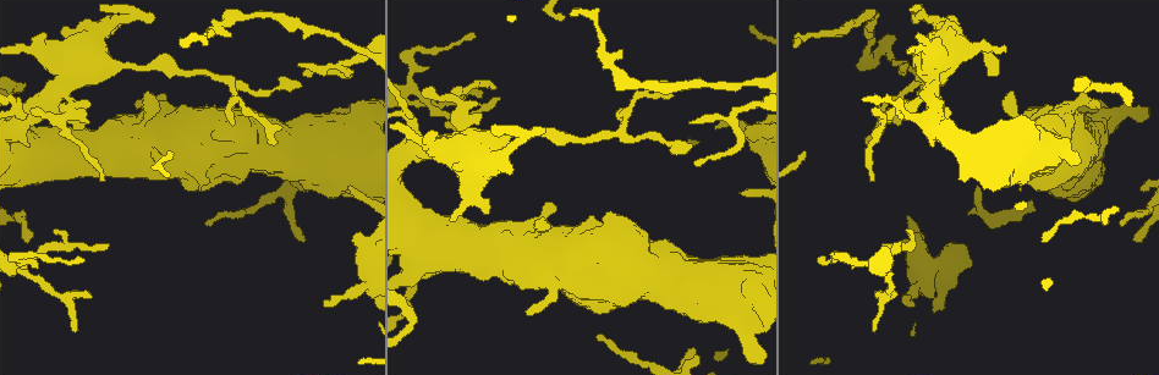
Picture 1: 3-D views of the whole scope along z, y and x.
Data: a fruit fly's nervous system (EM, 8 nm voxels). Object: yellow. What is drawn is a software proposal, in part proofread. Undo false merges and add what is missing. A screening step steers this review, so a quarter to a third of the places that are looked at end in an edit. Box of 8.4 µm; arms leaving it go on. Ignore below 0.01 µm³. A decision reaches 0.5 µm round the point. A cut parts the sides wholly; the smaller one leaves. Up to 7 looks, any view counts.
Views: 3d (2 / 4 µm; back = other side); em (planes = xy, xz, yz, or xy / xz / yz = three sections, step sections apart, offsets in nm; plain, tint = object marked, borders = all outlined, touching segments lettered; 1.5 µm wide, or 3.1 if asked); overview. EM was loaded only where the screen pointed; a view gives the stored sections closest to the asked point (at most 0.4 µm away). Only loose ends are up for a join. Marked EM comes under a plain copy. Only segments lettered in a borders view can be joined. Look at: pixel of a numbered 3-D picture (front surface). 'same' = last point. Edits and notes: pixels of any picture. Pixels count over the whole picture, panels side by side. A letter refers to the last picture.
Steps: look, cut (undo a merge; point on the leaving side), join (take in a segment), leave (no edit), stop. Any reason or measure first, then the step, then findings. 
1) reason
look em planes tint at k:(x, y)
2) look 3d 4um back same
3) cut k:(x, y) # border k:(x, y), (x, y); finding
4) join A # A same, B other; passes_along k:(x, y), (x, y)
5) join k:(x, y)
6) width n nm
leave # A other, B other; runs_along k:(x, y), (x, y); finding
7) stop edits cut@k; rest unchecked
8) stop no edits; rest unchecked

tapers out
look 3d 2um at 1:(908, 232)

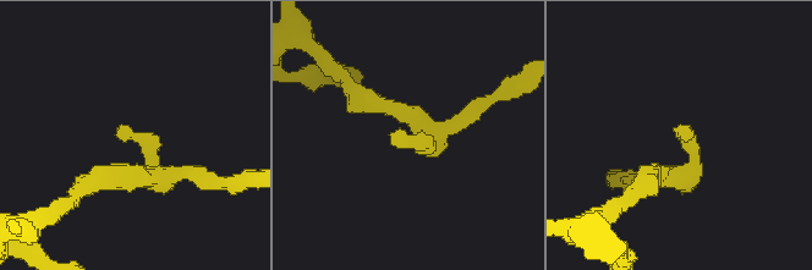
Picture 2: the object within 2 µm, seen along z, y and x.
now the EM
look em planes borders at 2:(680, 139)

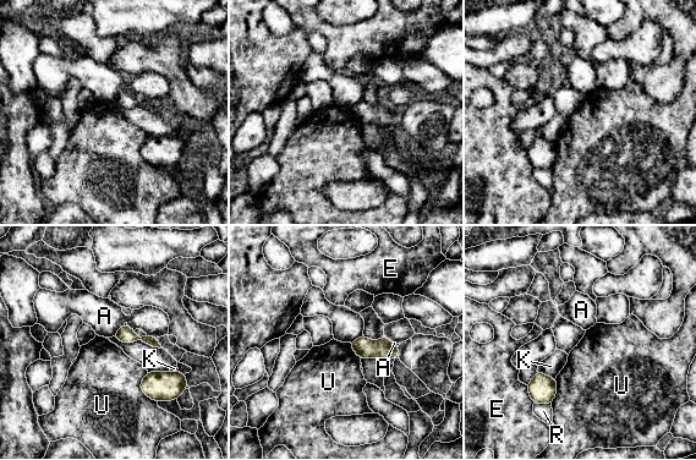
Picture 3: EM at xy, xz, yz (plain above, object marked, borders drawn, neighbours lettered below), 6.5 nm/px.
leave # A other, E other, K other, R other, U other; border 3:(124, 324), (114, 335); none of them fits

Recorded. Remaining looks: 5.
branch stops here
look 3d 2um at 1:(1005, 46)

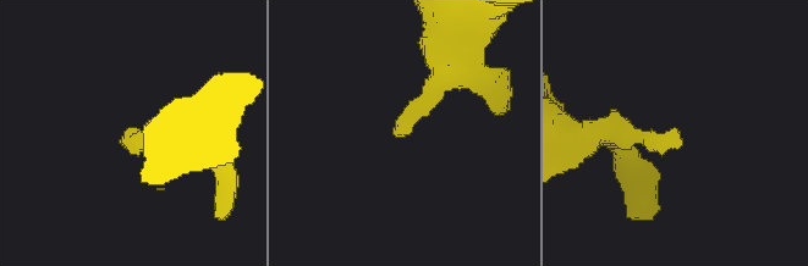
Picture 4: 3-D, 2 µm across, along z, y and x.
now the EM
look em planes borders at 4:(402, 129)

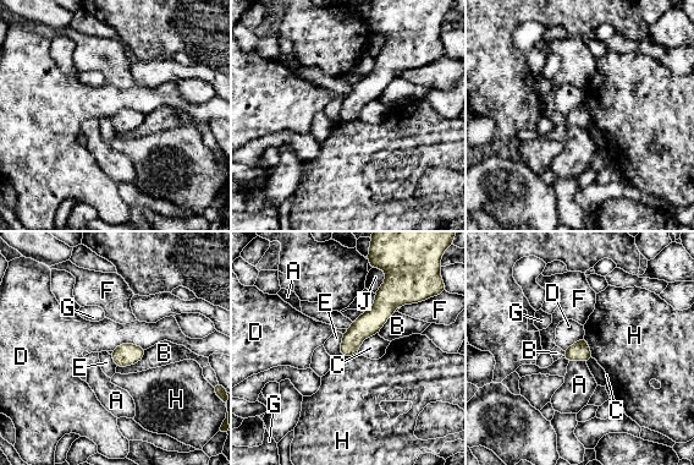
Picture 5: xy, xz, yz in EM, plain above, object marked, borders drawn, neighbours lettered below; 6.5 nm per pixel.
longest_contact D 240 nm
leave # A other, B other, C other, D other, E other, F other, G other, H other, J other; runs_along 5:(386, 286), (385, 306), (343, 353); none of them fits

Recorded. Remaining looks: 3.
branch stops here
look 3d 2um back at 1:(154, 17)

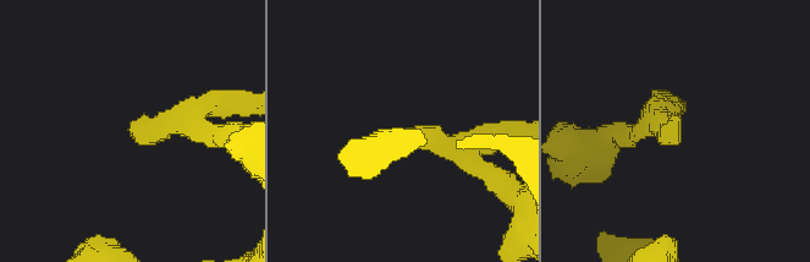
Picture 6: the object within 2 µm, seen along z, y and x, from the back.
shape alone is not enough
look em planes borders at 6:(132, 131)

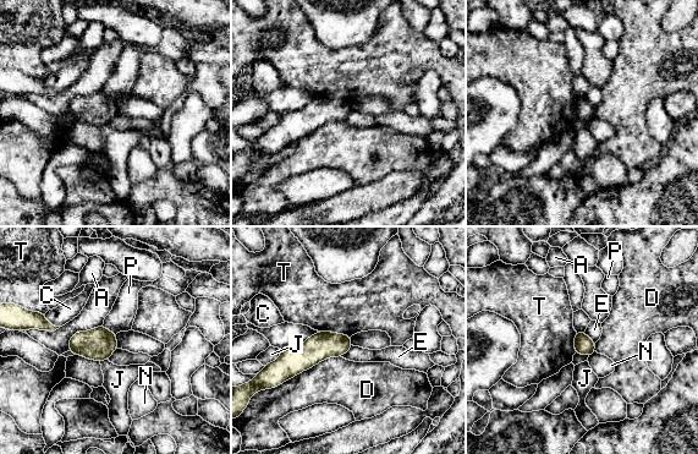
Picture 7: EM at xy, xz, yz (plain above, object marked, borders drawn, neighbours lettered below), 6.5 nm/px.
width 120 nm
leave # A other, C other, D other, E other, J other, N other, P other, T other; runs_along 7:(347, 339), (279, 366); no lettered segment goes on from it

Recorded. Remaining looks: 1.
stop no edits; rest unchecked

